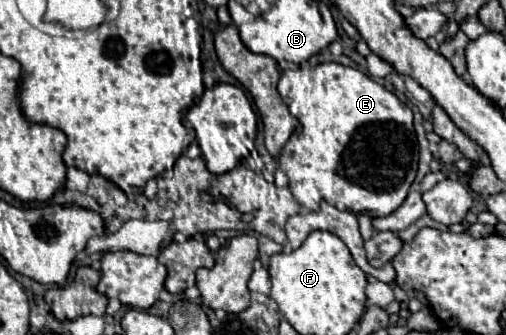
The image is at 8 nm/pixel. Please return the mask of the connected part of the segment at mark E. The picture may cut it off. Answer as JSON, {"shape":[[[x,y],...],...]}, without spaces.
{"shape":[[[337,62],[285,70],[281,72],[277,90],[289,112],[299,120],[299,126],[279,154],[279,168],[287,174],[289,190],[303,208],[319,210],[319,202],[327,200],[339,210],[355,214],[371,212],[373,218],[377,218],[387,216],[401,206],[417,172],[417,136],[409,106],[405,108],[393,92],[373,82],[367,74]]]}

